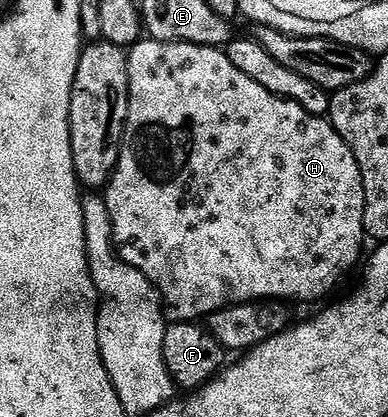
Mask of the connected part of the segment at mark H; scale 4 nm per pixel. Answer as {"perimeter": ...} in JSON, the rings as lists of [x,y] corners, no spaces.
{"perimeter":[[[142,39],[128,50],[128,55],[129,114],[127,115],[127,123],[125,124],[125,135],[121,138],[119,163],[115,167],[112,179],[110,179],[108,185],[103,190],[103,196],[107,203],[107,211],[111,215],[113,243],[116,252],[122,261],[126,261],[131,267],[135,267],[143,275],[147,275],[147,279],[156,287],[157,292],[161,294],[164,308],[167,310],[168,320],[170,322],[196,322],[198,319],[208,318],[209,314],[215,311],[219,311],[230,305],[244,305],[247,301],[267,301],[272,299],[282,303],[294,303],[293,301],[317,301],[320,297],[327,296],[340,283],[341,276],[348,269],[356,267],[357,260],[361,257],[361,248],[364,247],[365,241],[367,242],[367,234],[365,231],[365,192],[363,191],[361,168],[351,151],[351,147],[337,134],[332,123],[325,117],[316,117],[307,111],[303,111],[303,107],[299,107],[299,103],[289,101],[286,97],[275,95],[271,91],[267,91],[267,87],[259,87],[259,83],[255,83],[255,79],[247,79],[247,75],[243,75],[243,71],[239,71],[239,67],[235,67],[235,63],[231,63],[231,59],[225,54],[224,48],[211,45],[192,45],[191,43],[183,43],[182,41]]]}

